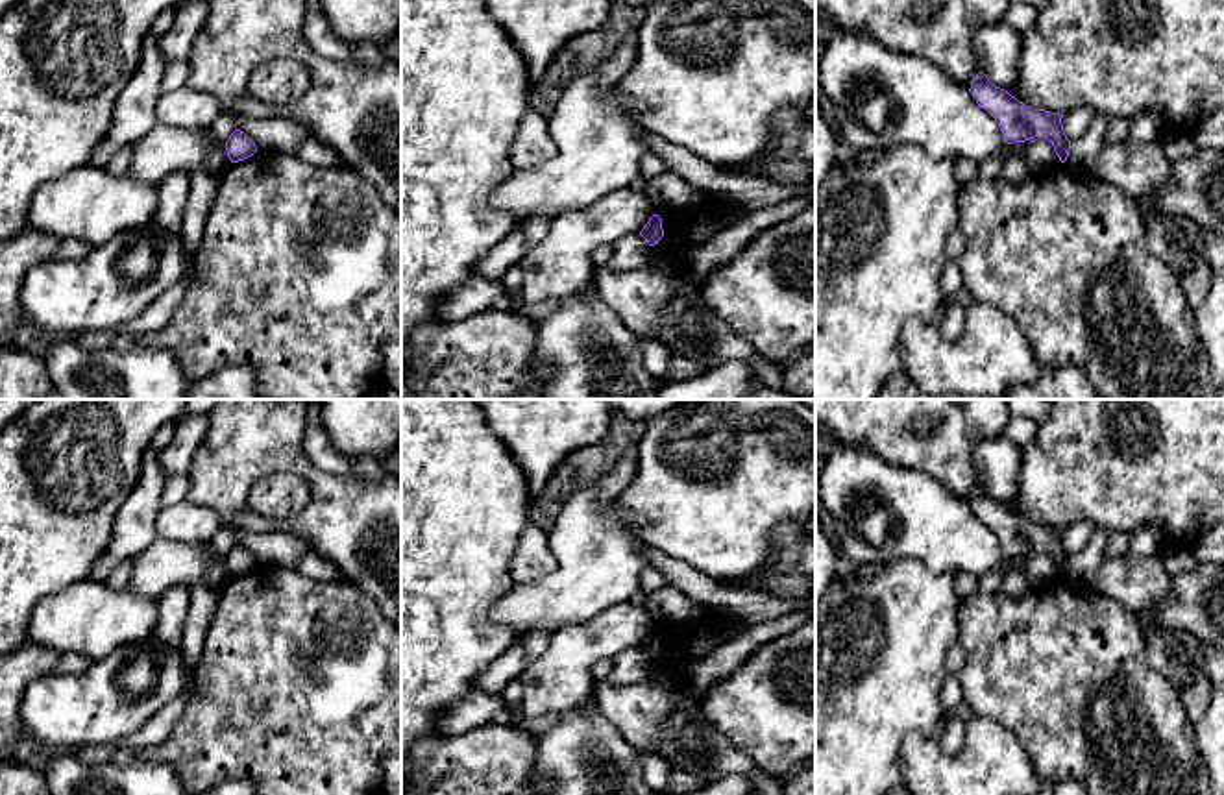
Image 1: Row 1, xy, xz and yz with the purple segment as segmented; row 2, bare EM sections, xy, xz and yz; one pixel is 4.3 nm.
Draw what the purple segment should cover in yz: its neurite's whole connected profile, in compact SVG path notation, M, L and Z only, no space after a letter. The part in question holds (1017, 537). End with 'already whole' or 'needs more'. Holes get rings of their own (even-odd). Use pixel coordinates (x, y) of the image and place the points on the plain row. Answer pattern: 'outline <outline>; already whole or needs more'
outline M982 484L974 490L969 507L995 532L1008 558L1043 551L1054 560L1059 575L1067 575L1071 555L1063 545L1063 529L1024 520L991 497Z; already whole

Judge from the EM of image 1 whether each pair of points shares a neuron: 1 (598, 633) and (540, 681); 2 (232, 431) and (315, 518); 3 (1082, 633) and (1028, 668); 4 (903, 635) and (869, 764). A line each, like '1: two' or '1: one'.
1: one
2: one
3: one
4: one

